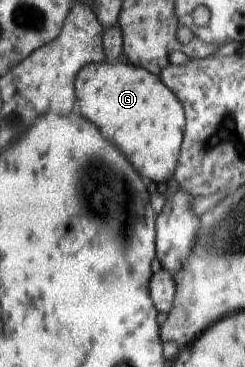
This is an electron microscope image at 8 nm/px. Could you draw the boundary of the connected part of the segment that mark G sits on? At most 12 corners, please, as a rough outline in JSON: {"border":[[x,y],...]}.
{"border":[[127,61],[78,71],[81,115],[137,172],[174,177],[184,109]]}

